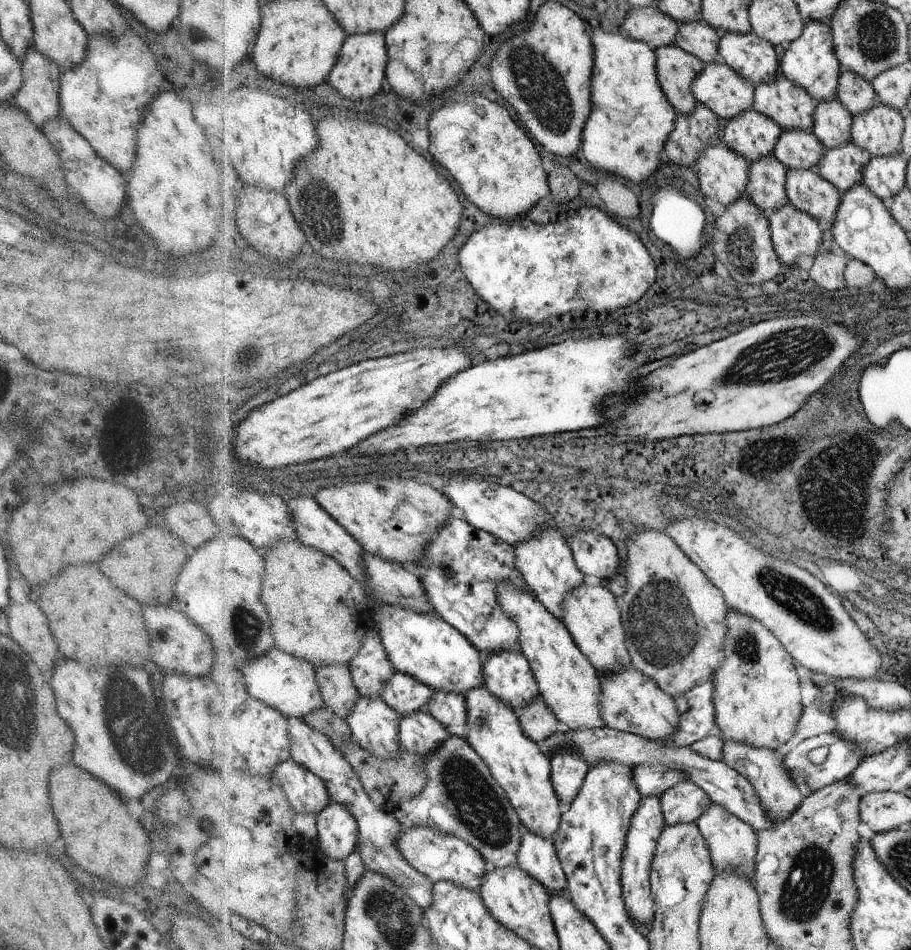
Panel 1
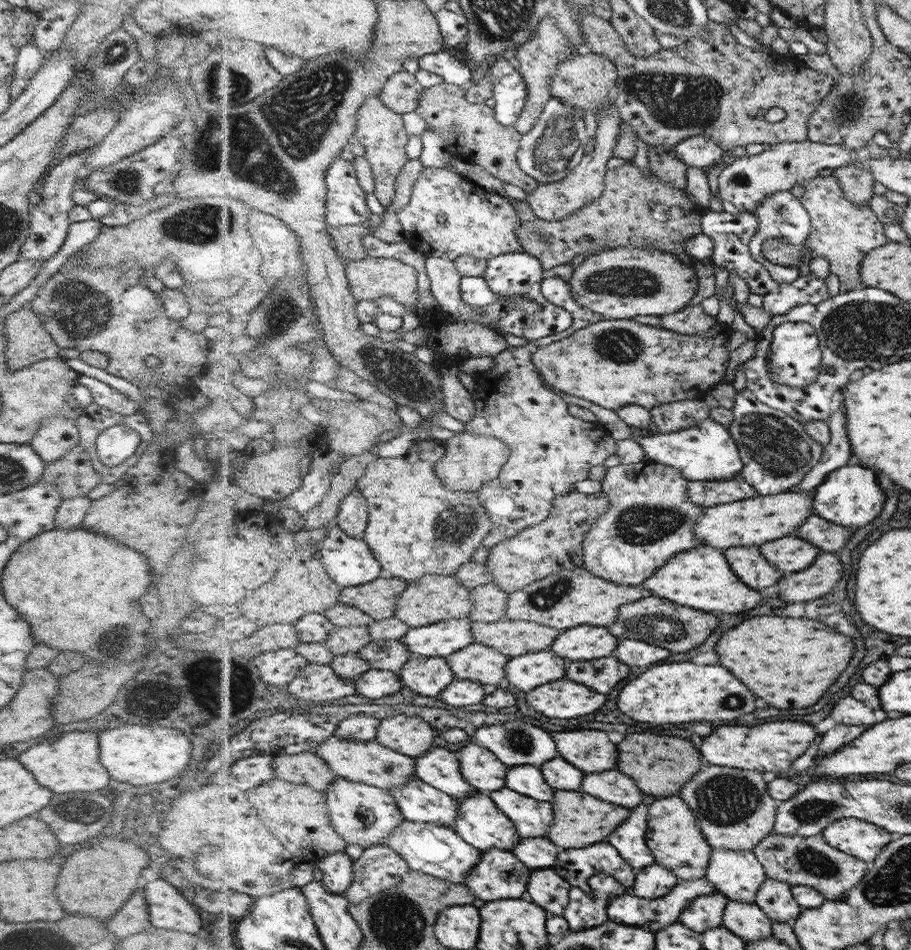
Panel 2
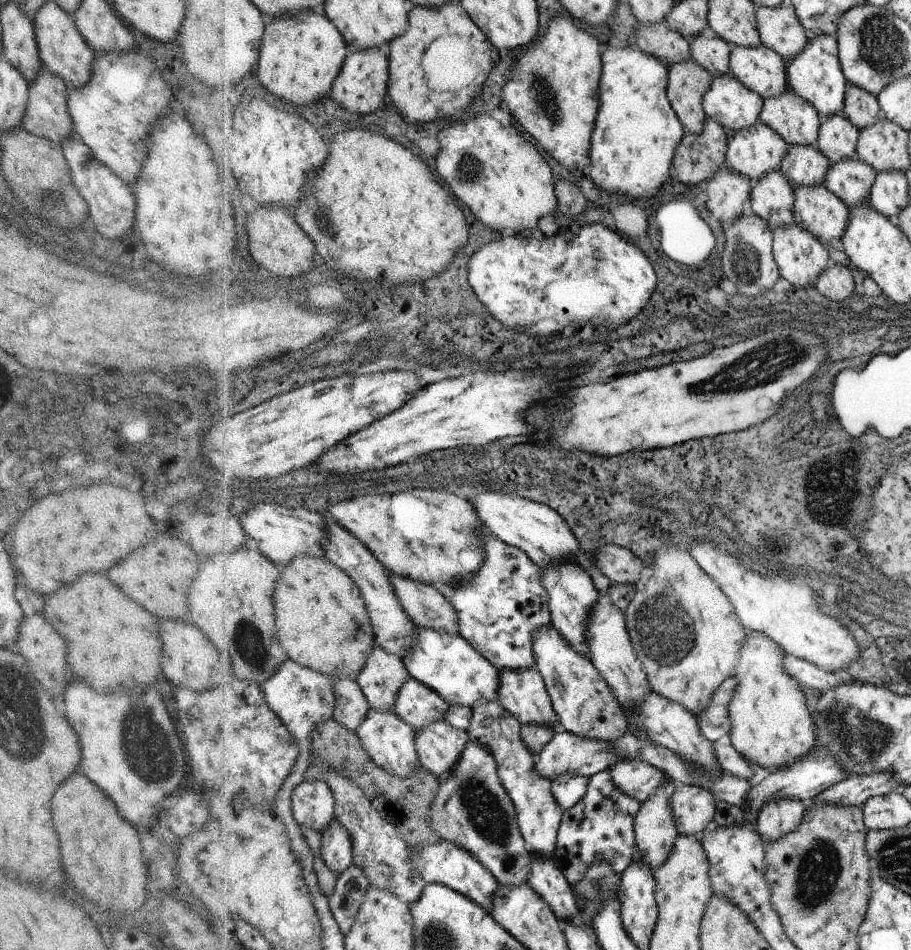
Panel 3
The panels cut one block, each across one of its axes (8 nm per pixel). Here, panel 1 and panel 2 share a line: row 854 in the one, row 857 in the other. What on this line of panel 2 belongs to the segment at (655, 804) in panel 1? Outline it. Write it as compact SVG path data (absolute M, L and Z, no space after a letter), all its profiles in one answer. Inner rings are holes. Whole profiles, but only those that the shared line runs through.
M636 806L636 814L625 820L608 838L612 846L638 871L655 864L655 855L646 844L648 806Z

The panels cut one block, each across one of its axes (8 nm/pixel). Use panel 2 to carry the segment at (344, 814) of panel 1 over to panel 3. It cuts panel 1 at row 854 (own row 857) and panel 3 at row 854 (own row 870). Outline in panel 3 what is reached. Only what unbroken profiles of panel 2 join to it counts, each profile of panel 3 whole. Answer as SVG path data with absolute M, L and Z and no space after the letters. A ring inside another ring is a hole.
M336 820L323 835L322 856L330 871L342 876L355 864L355 843L349 831Z

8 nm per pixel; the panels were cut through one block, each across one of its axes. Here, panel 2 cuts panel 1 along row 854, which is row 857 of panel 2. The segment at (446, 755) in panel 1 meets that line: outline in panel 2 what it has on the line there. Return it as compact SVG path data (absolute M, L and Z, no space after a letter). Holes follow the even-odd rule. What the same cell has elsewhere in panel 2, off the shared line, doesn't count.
M492 848L481 852L481 860L466 884L475 898L490 902L525 896L530 877L531 868L520 862L513 851Z

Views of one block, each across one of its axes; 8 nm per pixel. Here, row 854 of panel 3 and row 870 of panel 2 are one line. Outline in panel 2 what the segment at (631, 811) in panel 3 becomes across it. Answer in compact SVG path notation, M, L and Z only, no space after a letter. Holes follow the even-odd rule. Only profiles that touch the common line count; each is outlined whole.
M610 842L564 849L553 868L571 886L584 890L588 890L589 878L600 873L616 878L623 887L631 887L638 872Z

